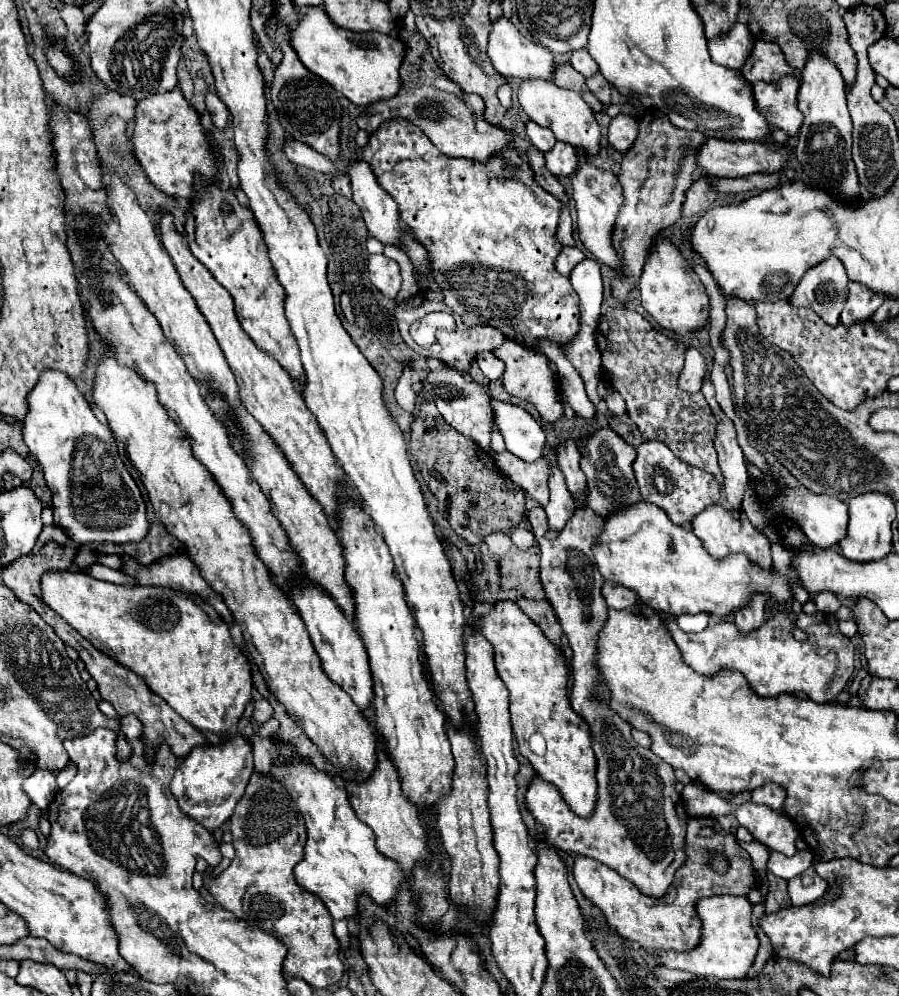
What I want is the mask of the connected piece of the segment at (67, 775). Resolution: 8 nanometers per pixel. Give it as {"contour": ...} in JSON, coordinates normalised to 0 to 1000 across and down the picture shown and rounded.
{"contour":[[[77,767],[72,773],[68,773],[68,775],[63,777],[63,789],[66,789],[66,793],[70,793],[70,791],[83,781],[83,777],[86,777],[83,767]]]}

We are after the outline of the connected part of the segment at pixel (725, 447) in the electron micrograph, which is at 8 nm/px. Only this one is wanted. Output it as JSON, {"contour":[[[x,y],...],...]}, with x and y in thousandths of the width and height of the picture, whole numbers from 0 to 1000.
{"contour":[[[791,382],[782,384],[780,390],[784,402],[789,404],[795,420],[798,420],[798,436],[795,436],[795,452],[800,456],[800,468],[804,472],[806,484],[804,490],[829,490],[833,484],[831,468],[829,468],[829,458],[824,448],[820,446],[820,436],[815,424],[806,418],[802,408],[795,402],[795,390]]]}

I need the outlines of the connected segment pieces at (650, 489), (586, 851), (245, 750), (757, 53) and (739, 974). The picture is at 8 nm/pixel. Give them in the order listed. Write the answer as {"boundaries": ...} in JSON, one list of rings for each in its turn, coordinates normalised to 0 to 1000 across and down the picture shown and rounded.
{"boundaries":[[[[717,444],[709,450],[709,462],[704,466],[706,480],[713,492],[715,502],[737,510],[749,526],[766,526],[771,518],[782,514],[786,508],[800,502],[800,486],[784,472],[771,470],[764,464],[758,464],[737,444]]],[[[593,510],[591,514],[586,514],[586,522],[593,528],[593,536],[600,544],[602,550],[602,586],[606,592],[606,598],[611,602],[611,606],[615,608],[624,631],[633,643],[633,649],[637,653],[637,663],[635,663],[635,671],[637,671],[637,693],[635,693],[635,707],[640,711],[640,715],[644,719],[651,721],[651,725],[657,731],[657,741],[660,741],[660,753],[664,759],[664,785],[666,785],[666,803],[664,803],[664,813],[657,821],[646,821],[635,812],[626,803],[622,793],[602,783],[600,779],[591,785],[584,801],[586,801],[586,809],[593,817],[593,821],[604,827],[606,837],[608,837],[608,845],[626,855],[633,857],[642,857],[642,859],[653,859],[660,863],[671,865],[673,869],[677,869],[680,873],[689,876],[693,882],[697,882],[700,886],[704,886],[715,898],[726,900],[726,902],[735,902],[742,892],[746,890],[751,876],[762,867],[764,857],[762,857],[762,825],[764,825],[764,815],[760,811],[758,799],[751,795],[751,777],[749,771],[737,765],[733,759],[729,759],[724,753],[713,751],[711,747],[706,747],[704,739],[702,739],[702,727],[697,727],[695,723],[691,723],[680,711],[680,693],[675,691],[664,667],[664,639],[671,633],[671,627],[675,622],[675,606],[669,598],[669,588],[671,588],[671,578],[664,572],[662,560],[660,560],[660,548],[666,542],[666,534],[671,532],[671,522],[655,510],[644,510],[637,520],[626,528],[626,532],[622,534],[620,542],[608,542],[606,534],[608,534],[608,516],[606,512]]],[[[259,739],[248,749],[244,747],[215,751],[212,757],[199,765],[195,779],[188,787],[188,793],[197,803],[199,811],[210,821],[221,825],[232,835],[237,835],[259,817],[261,807],[273,795],[279,775],[281,775],[279,747],[270,739]]],[[[846,40],[840,42],[835,56],[824,68],[824,74],[831,82],[842,82],[842,80],[862,82],[871,78],[871,74],[882,74],[884,78],[891,78],[891,72],[875,64],[873,54],[871,50],[867,50],[864,44],[846,42]]],[[[791,900],[775,906],[775,916],[782,926],[780,948],[769,956],[733,956],[733,966],[740,972],[755,972],[791,982],[831,982],[840,966],[844,942],[835,926],[838,908],[826,900]]]]}

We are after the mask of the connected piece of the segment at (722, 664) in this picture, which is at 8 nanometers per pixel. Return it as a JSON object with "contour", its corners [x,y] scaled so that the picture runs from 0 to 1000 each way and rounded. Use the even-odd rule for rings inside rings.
{"contour":[[[858,612],[853,624],[835,637],[824,637],[815,624],[800,624],[795,629],[786,629],[778,637],[771,637],[755,633],[749,618],[735,616],[735,620],[751,647],[755,647],[762,665],[773,675],[793,679],[802,673],[820,673],[831,681],[844,699],[895,695],[904,705],[918,707],[935,697],[949,677],[949,647],[933,635],[933,622],[927,616],[909,614],[900,618],[895,614],[882,616],[873,612]],[[882,620],[898,635],[895,645],[887,645],[880,639],[878,629]]]}

